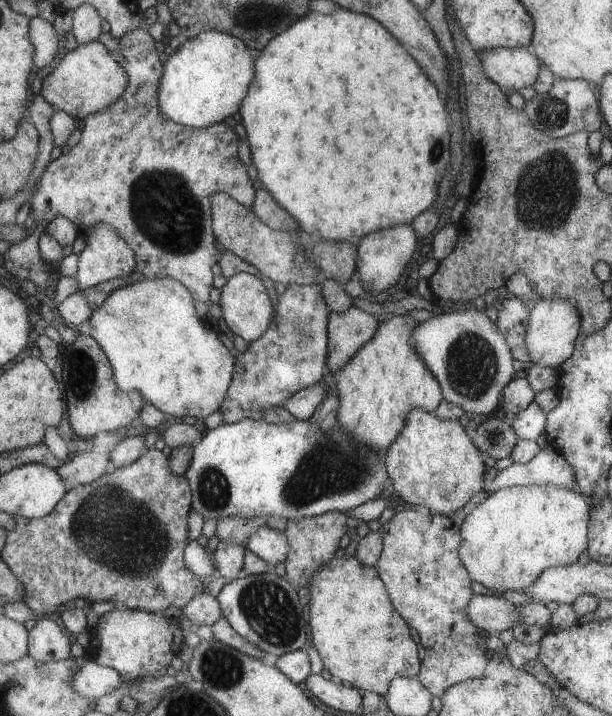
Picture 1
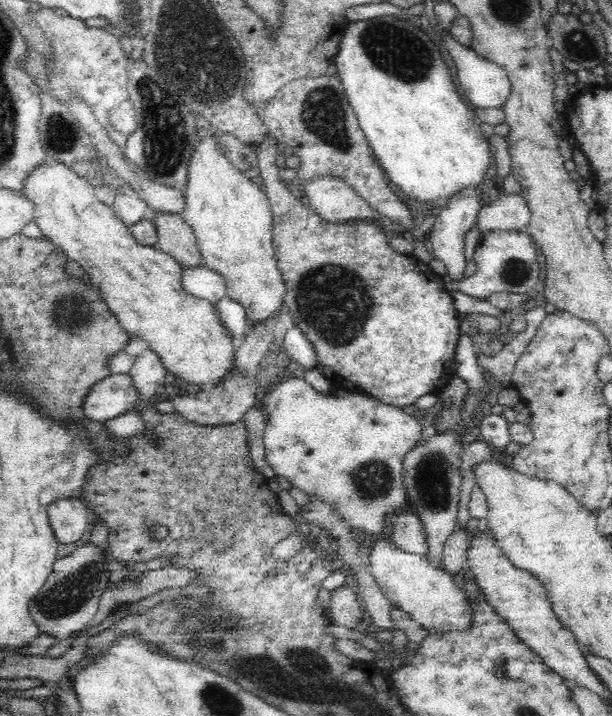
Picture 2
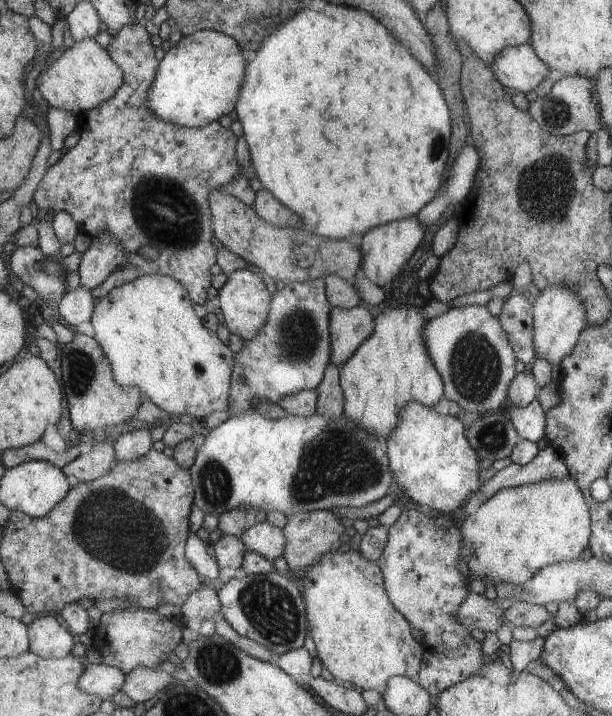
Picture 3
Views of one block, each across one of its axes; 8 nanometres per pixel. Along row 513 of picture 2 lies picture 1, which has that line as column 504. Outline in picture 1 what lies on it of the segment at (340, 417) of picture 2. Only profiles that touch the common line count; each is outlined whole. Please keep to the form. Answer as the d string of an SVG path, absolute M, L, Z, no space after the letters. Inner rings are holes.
M470 307L469 310L453 310L419 322L411 333L410 345L418 351L419 358L423 359L431 374L438 379L442 400L456 404L473 415L485 415L499 409L502 402L501 390L513 378L513 358L509 346L505 344L505 338L497 330L497 325L493 324L481 309Z

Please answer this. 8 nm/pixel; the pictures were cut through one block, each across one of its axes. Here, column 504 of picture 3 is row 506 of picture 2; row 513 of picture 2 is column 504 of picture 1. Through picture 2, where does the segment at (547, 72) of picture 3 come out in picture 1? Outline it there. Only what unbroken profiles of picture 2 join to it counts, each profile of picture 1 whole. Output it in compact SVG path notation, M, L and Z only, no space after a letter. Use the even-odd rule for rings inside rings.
M502 48L502 49L489 49L479 52L474 50L479 55L483 65L483 72L487 75L491 82L503 86L503 88L527 88L532 86L539 74L540 60L534 55L530 48Z

